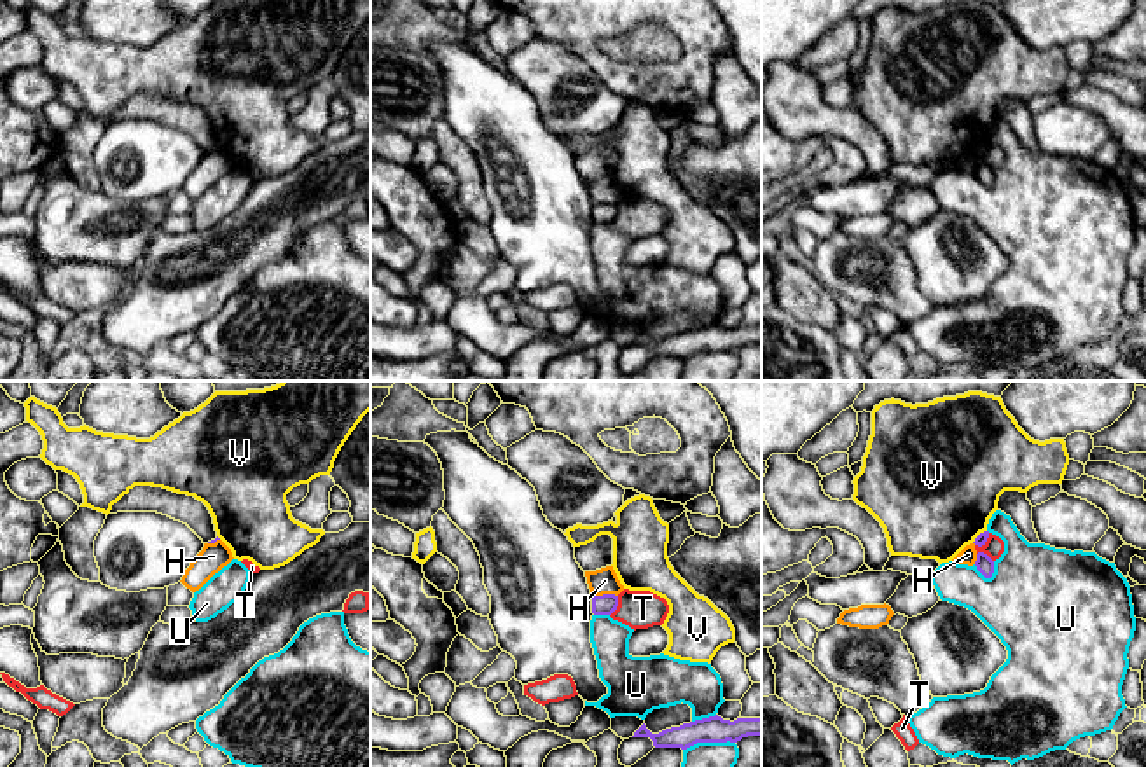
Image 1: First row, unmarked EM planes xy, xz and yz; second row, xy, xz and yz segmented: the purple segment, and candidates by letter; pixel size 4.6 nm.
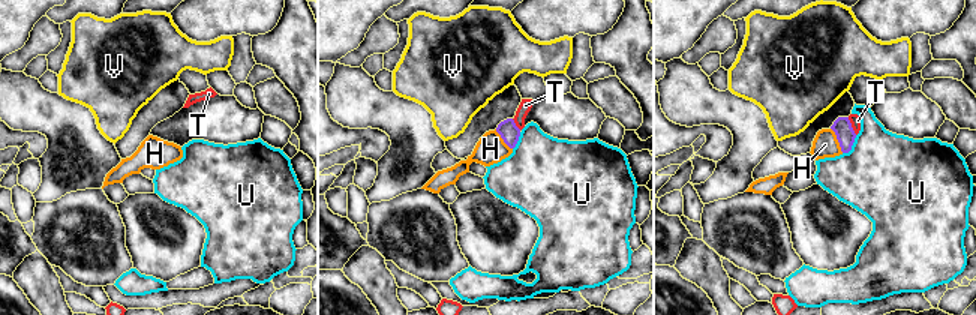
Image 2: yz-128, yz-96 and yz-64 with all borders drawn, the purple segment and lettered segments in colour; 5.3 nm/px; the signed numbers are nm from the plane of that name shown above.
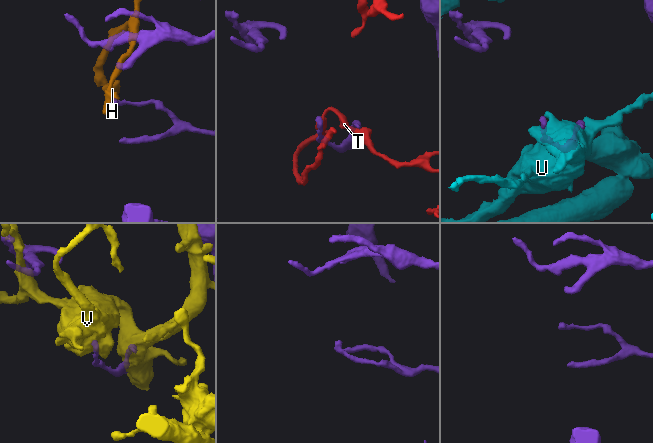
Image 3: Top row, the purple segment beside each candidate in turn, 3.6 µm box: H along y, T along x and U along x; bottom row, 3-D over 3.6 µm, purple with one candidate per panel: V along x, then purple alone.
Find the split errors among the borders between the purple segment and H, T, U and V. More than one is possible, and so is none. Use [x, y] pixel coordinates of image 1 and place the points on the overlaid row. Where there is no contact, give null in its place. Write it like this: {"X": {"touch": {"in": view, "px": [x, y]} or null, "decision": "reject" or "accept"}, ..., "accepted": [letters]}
{"H": {"touch": {"in": "xz", "px": [605, 594]}, "decision": "reject"}, "T": {"touch": {"in": "xz", "px": [617, 605]}, "decision": "reject"}, "U": {"touch": {"in": "xz", "px": [708, 741]}, "decision": "reject"}, "V": {"touch": {"in": "yz", "px": [979, 535]}, "decision": "reject"}, "accepted": []}

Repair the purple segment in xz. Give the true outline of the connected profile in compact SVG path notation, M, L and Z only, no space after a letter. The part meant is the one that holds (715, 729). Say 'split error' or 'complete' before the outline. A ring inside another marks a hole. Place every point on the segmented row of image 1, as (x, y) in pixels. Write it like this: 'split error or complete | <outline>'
complete | M715 715L652 734L643 723L632 737L650 737L655 748L687 750L697 743L737 743L748 736L762 736L762 718L737 718L734 722Z

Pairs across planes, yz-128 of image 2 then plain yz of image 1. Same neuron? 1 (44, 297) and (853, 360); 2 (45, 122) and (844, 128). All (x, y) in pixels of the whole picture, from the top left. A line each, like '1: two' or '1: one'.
1: one
2: one

